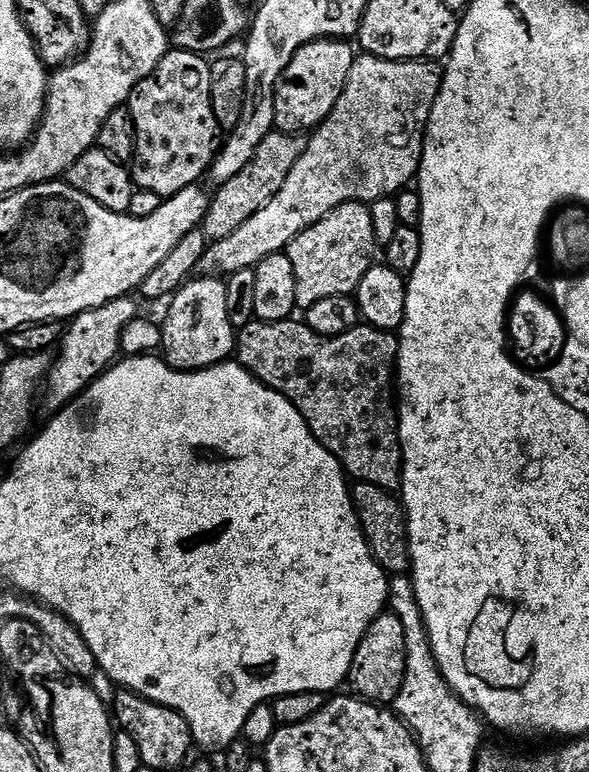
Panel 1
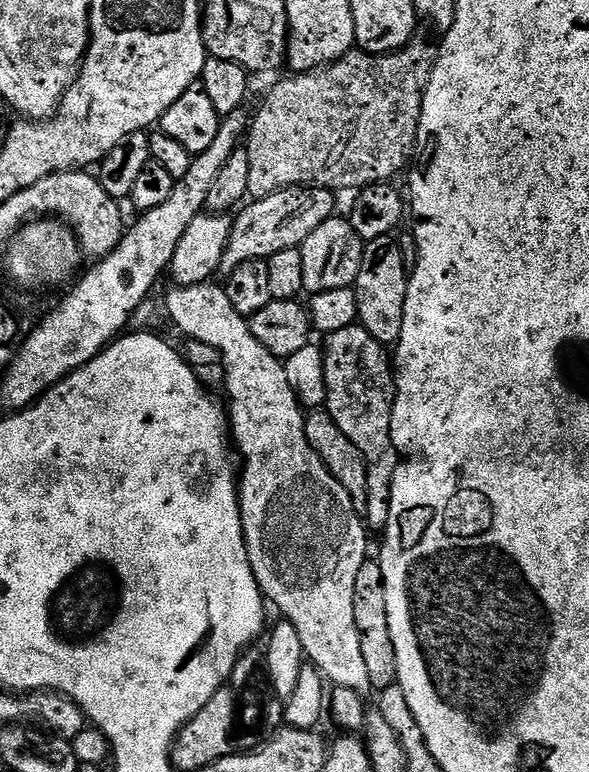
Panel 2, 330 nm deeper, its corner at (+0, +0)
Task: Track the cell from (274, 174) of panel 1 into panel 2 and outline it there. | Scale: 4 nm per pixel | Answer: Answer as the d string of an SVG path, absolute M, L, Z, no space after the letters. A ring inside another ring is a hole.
M414 38L409 42L407 48L401 48L399 52L389 52L387 54L373 54L353 50L347 52L336 64L330 64L319 72L302 72L299 74L288 74L285 80L280 80L268 92L268 97L264 100L264 105L253 115L250 120L250 127L246 133L246 147L250 158L250 186L248 195L252 200L261 200L270 194L280 192L283 188L303 188L305 186L332 186L336 184L348 184L352 180L353 189L359 190L367 188L369 184L379 184L391 181L392 176L396 176L408 164L408 159L413 159L417 151L416 135L420 129L420 115L422 114L422 102L424 101L424 91L430 82L430 74L436 65L438 48L435 43L428 40Z

